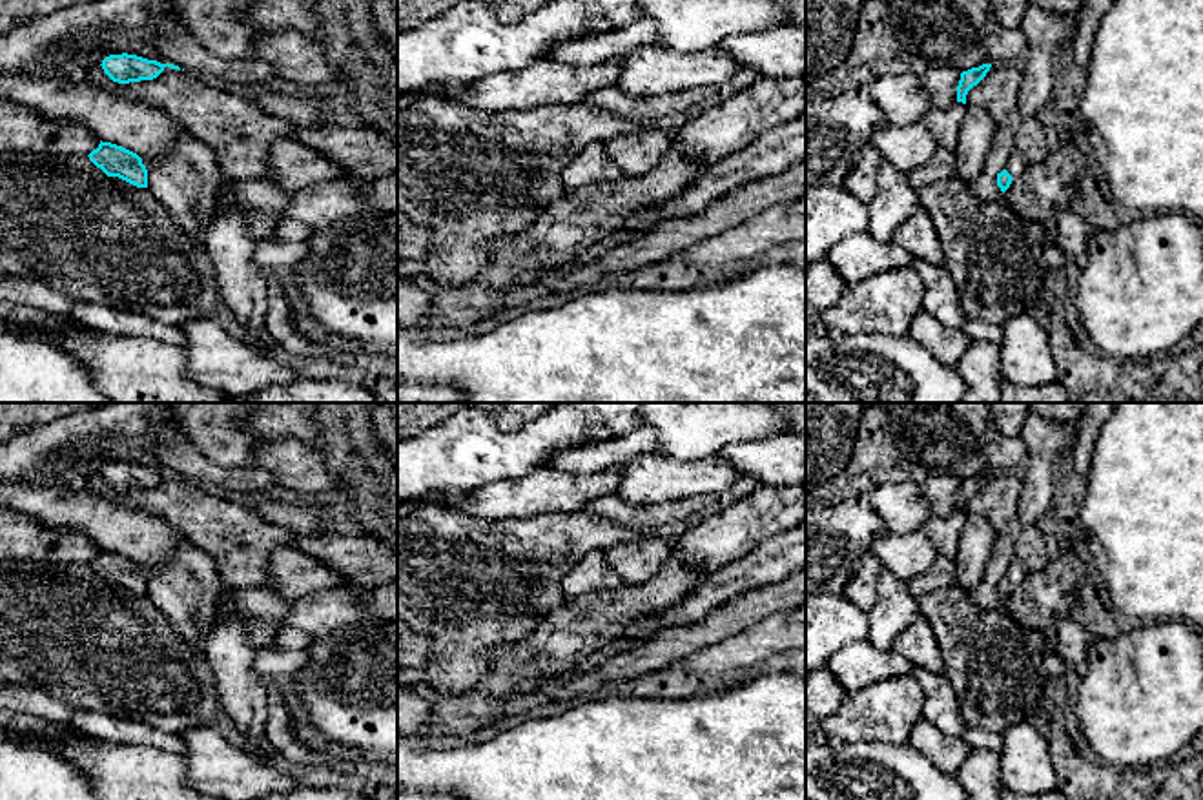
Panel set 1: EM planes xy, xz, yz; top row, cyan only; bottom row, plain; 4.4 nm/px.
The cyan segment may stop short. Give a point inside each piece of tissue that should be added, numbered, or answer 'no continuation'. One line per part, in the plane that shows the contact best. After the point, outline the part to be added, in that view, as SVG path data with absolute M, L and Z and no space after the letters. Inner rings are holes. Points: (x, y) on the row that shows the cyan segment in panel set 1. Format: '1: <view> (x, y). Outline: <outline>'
1: yz (1016, 164). Outline: M1013 149L1006 162L1006 171L1012 175L1012 179L1019 177L1026 169L1028 162L1023 159L1023 155Z

